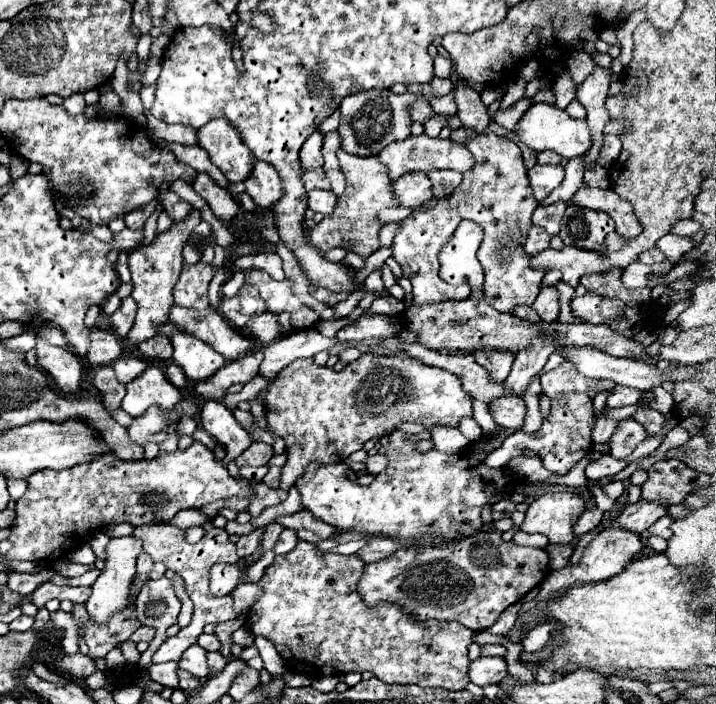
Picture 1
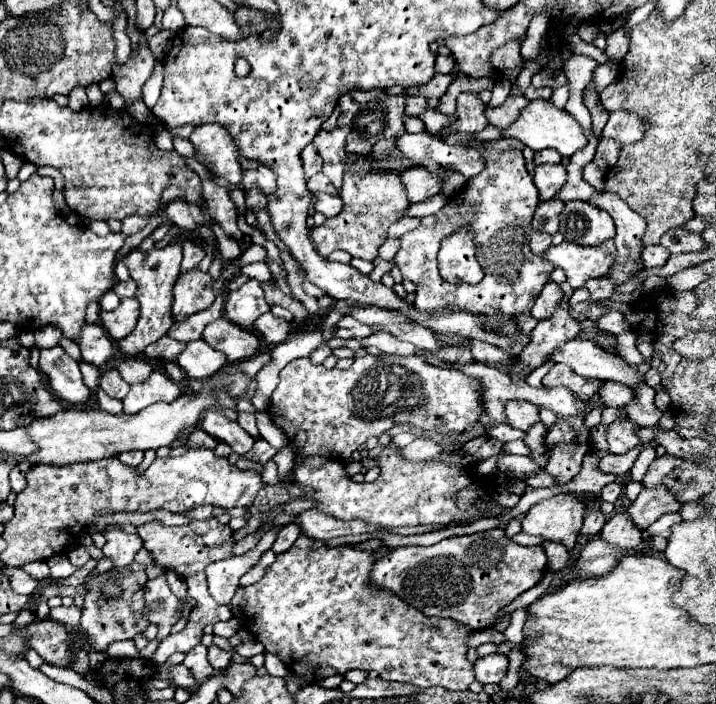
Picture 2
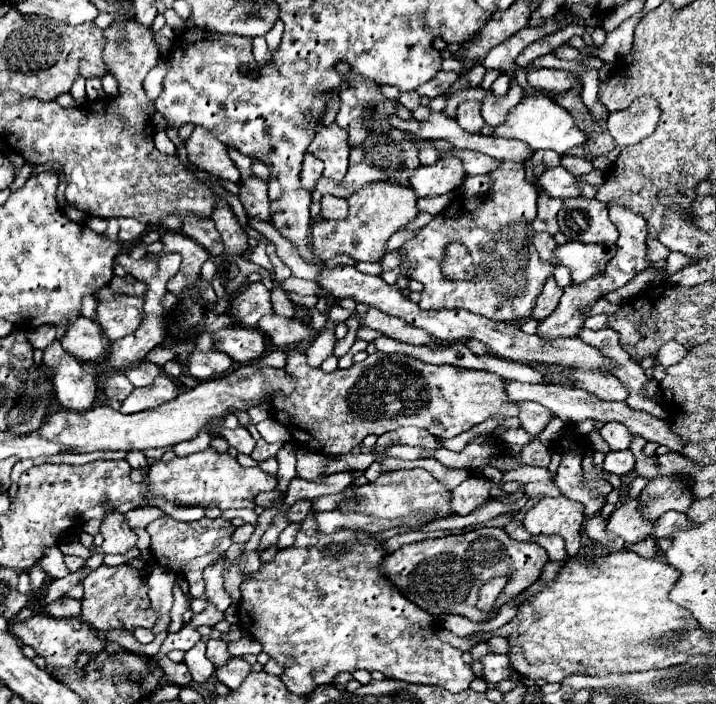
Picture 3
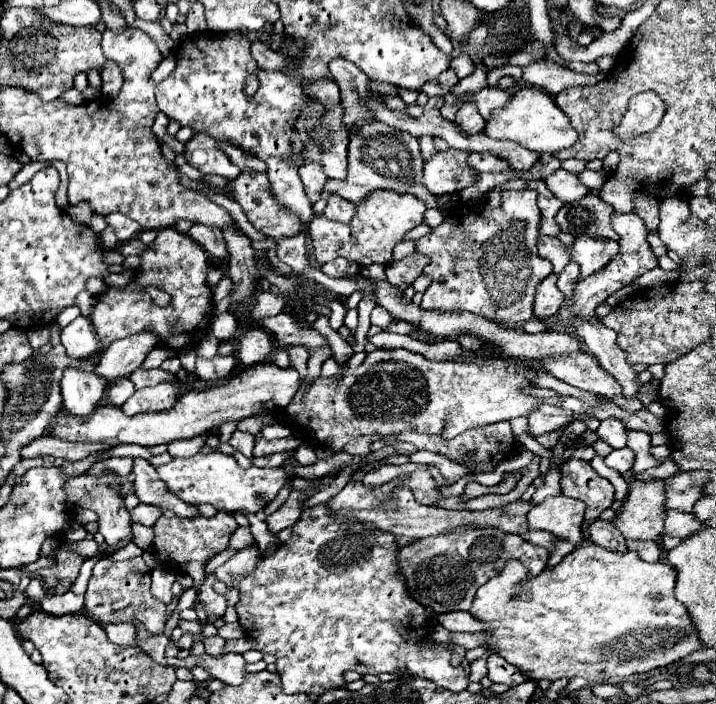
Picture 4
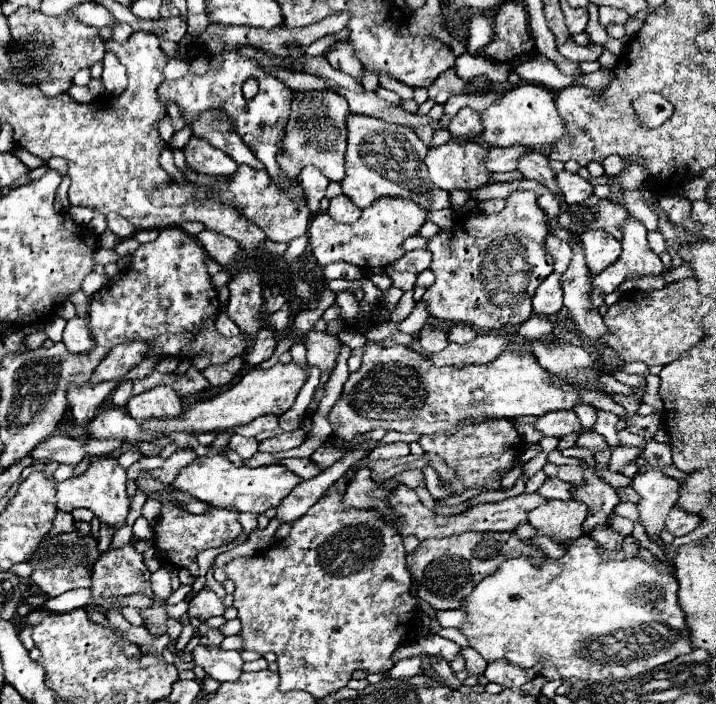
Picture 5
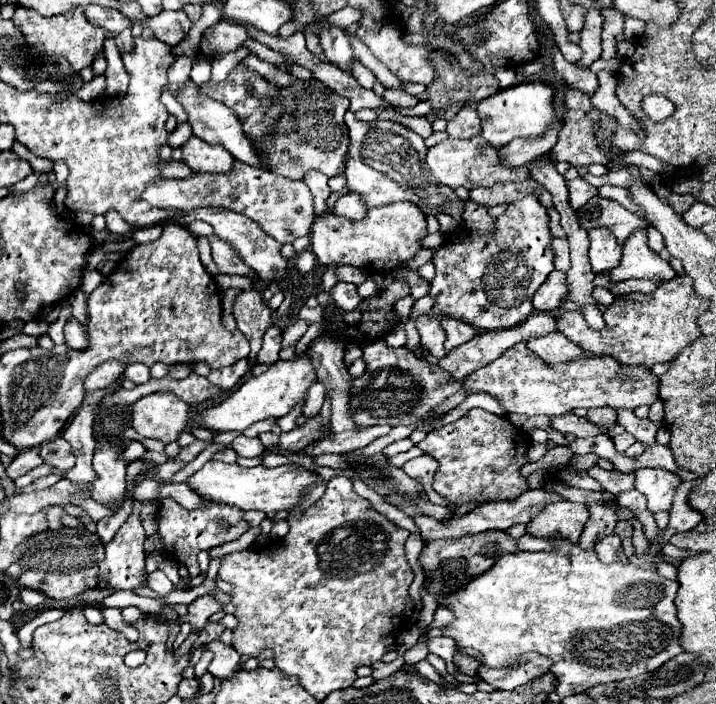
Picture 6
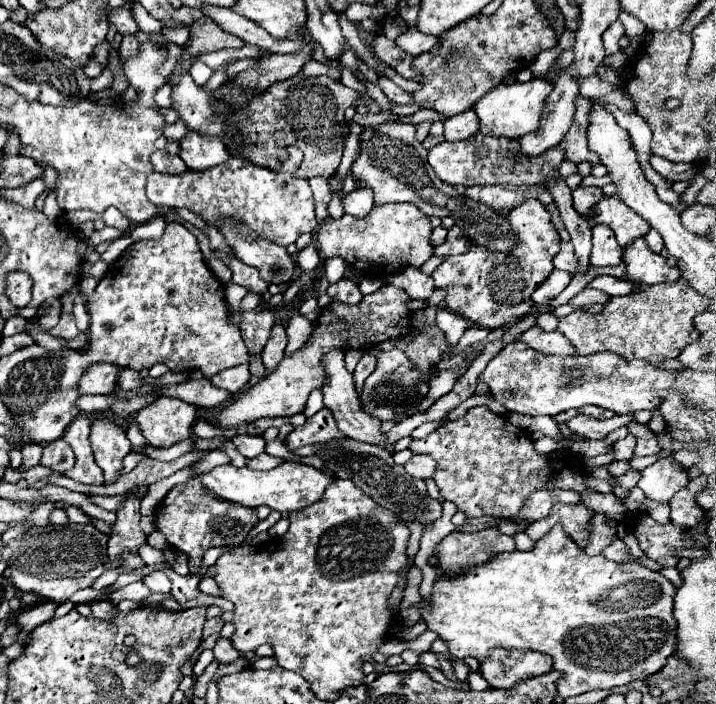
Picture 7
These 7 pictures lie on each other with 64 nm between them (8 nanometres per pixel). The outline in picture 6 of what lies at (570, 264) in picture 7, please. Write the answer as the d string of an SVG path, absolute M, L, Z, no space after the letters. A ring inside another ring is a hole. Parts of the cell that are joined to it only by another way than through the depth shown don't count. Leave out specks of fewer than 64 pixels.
M552 238L552 252L554 252L554 266L556 266L556 270L566 272L566 270L570 268L570 250L568 250L568 240Z

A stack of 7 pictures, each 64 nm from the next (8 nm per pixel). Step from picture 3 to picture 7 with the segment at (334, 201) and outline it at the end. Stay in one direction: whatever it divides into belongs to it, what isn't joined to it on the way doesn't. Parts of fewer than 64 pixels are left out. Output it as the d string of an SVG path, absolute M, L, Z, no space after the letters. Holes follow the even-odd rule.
M360 188L360 190L350 192L348 196L342 198L342 206L344 206L346 214L350 214L354 218L364 218L372 210L372 206L374 206L372 190Z

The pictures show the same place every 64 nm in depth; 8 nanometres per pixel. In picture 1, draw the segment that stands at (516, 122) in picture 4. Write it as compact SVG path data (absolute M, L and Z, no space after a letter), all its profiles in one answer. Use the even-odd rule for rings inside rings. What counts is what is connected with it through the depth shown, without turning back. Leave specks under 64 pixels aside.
M532 104L532 108L516 124L516 132L518 132L520 140L528 148L532 148L534 152L552 150L552 152L556 152L556 154L560 154L562 158L568 158L568 160L572 160L576 156L584 156L592 146L588 124L584 120L570 118L564 110L550 106L550 104Z

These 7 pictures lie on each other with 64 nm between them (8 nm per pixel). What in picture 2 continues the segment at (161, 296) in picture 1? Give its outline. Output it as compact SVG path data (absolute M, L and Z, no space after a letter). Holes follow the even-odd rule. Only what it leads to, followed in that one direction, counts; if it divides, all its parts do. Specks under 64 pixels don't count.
M170 242L164 248L154 248L148 252L132 250L124 256L124 262L130 270L130 276L136 280L138 290L136 290L136 300L140 302L140 318L136 328L118 342L120 352L128 356L140 354L148 344L156 342L160 336L168 332L168 328L174 324L172 316L172 288L174 282L178 280L180 274L180 262L182 262L182 250L180 242Z

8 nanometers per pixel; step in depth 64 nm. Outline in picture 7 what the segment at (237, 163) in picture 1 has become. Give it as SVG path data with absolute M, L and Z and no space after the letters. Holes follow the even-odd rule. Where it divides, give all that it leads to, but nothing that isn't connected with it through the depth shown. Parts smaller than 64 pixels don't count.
M190 130L188 136L180 142L178 156L186 162L190 170L208 170L218 164L224 164L230 158L230 152L220 140Z

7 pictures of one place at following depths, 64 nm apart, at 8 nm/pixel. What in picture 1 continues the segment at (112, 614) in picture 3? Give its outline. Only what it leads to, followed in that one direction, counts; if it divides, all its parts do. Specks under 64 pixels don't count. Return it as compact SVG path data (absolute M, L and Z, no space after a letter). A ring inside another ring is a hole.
M126 608L124 612L116 614L108 620L104 626L96 626L92 620L86 620L86 636L88 642L88 656L92 660L106 658L106 654L120 642L126 642L132 632L140 628L140 622L136 620L136 612L132 608Z

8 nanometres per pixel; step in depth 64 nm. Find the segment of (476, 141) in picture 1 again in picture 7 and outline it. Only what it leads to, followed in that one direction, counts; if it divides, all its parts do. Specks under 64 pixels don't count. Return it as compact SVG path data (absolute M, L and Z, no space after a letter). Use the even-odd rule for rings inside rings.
M524 200L524 204L512 208L508 222L512 234L516 234L516 246L510 256L498 260L498 252L472 242L468 252L444 256L444 262L432 274L434 286L446 290L442 306L486 330L512 326L534 310L530 296L554 270L552 258L558 254L560 236L550 222L550 212L538 200Z

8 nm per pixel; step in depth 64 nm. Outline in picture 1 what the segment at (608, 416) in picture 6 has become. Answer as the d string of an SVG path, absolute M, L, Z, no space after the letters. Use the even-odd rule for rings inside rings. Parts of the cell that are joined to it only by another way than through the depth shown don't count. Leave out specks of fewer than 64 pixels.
M632 418L622 420L616 434L610 438L610 454L616 460L628 460L628 456L634 452L634 448L646 438L648 438L648 432L644 430L642 424L638 424Z

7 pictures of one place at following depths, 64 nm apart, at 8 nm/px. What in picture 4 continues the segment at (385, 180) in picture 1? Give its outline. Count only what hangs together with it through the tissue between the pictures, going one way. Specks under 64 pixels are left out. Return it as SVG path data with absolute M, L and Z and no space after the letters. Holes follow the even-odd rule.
M376 190L376 192L372 192L372 196L364 198L360 204L356 204L356 214L352 216L352 220L348 224L333 222L325 218L323 214L312 218L308 232L310 232L312 246L314 246L314 256L320 264L326 264L338 256L358 262L360 266L388 264L396 242L400 242L408 230L422 224L424 210L426 210L424 202L420 202L412 194Z

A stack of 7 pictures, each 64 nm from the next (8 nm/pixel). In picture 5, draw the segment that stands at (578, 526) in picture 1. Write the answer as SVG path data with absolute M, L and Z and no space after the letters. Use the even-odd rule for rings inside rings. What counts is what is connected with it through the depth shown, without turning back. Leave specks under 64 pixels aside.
M600 524L600 526L596 526L596 528L590 532L590 536L592 536L602 548L606 548L608 552L622 552L624 536L618 534L614 528Z

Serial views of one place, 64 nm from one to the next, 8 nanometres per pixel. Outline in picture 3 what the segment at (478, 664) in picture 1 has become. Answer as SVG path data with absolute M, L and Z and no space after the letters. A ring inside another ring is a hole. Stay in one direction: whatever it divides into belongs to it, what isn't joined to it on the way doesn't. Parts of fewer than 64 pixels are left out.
M486 654L484 658L480 658L480 662L482 662L482 678L486 682L498 684L500 680L512 678L512 666L506 654Z

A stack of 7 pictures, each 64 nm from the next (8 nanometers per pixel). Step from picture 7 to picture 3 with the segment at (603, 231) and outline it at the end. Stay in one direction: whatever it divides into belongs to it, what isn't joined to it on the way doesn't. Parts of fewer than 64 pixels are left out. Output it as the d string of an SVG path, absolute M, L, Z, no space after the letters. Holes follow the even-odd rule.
M566 242L556 248L554 256L562 266L570 270L572 284L582 284L598 274L604 274L604 266L616 254L614 244L582 244Z

